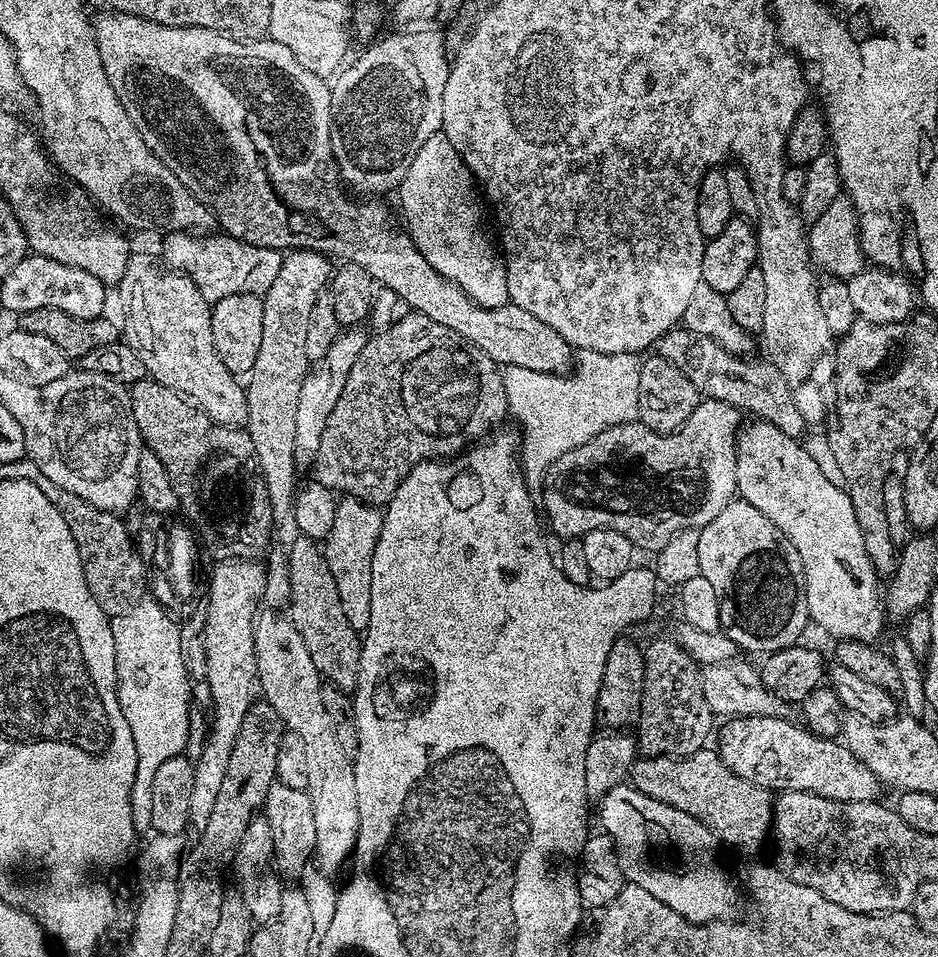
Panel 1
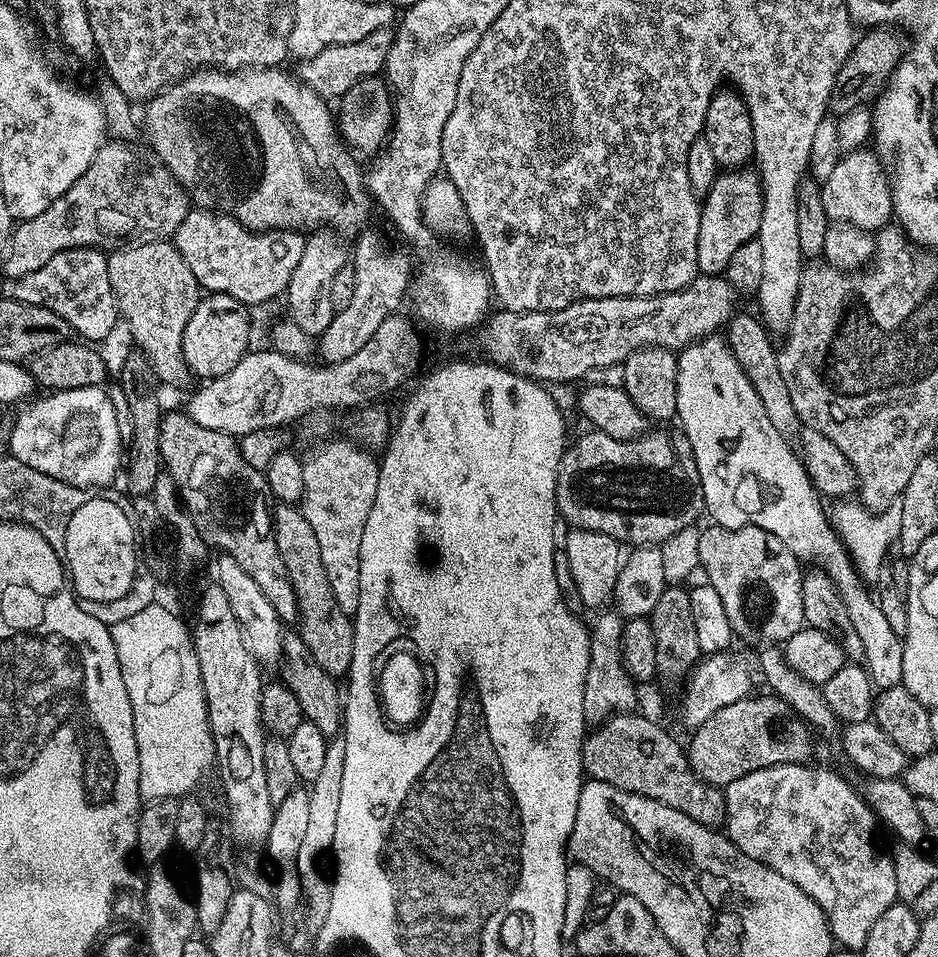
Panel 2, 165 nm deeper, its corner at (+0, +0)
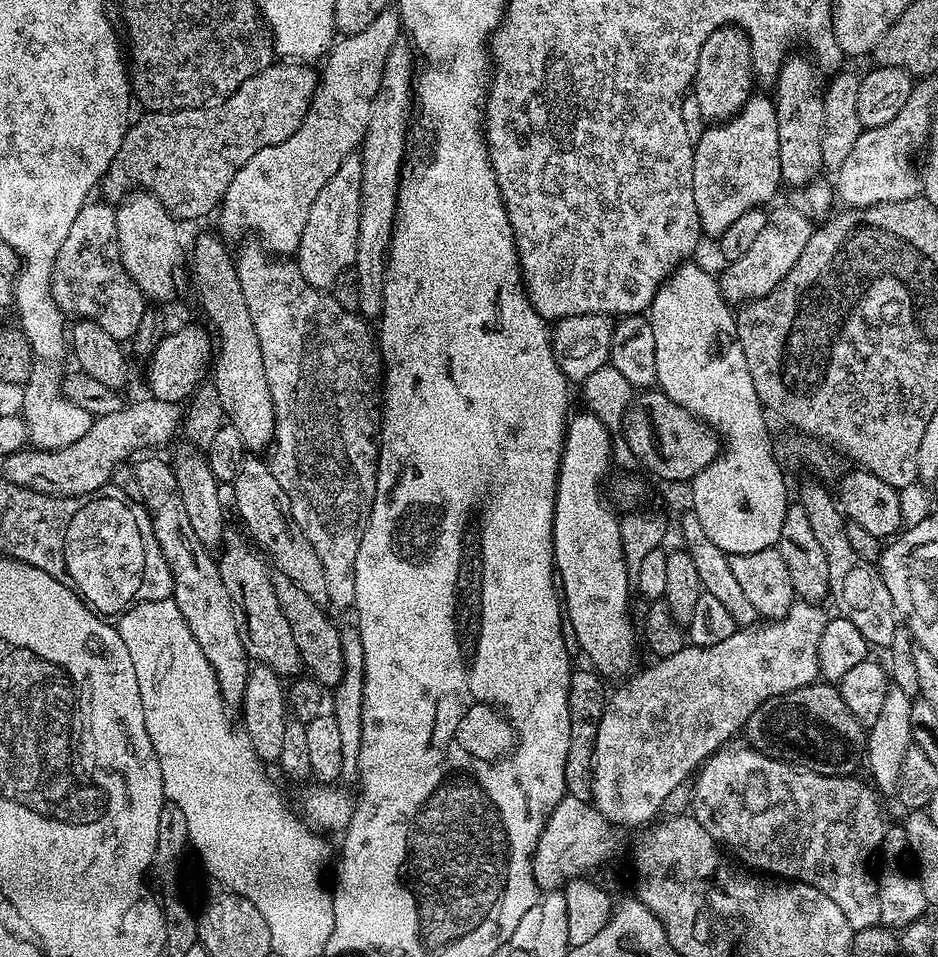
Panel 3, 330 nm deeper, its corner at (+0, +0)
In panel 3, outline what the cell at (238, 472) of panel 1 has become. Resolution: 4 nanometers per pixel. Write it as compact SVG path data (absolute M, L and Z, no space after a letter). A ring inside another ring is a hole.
M273 571L272 581L274 594L278 594L278 603L282 605L282 614L286 614L286 622L290 622L290 634L294 634L294 642L298 645L301 665L321 686L337 685L343 676L346 645L340 641L340 632L336 629L335 622L324 613L325 609L321 605L314 602L314 598L310 598L310 594L306 594L299 586L294 586L286 574Z

